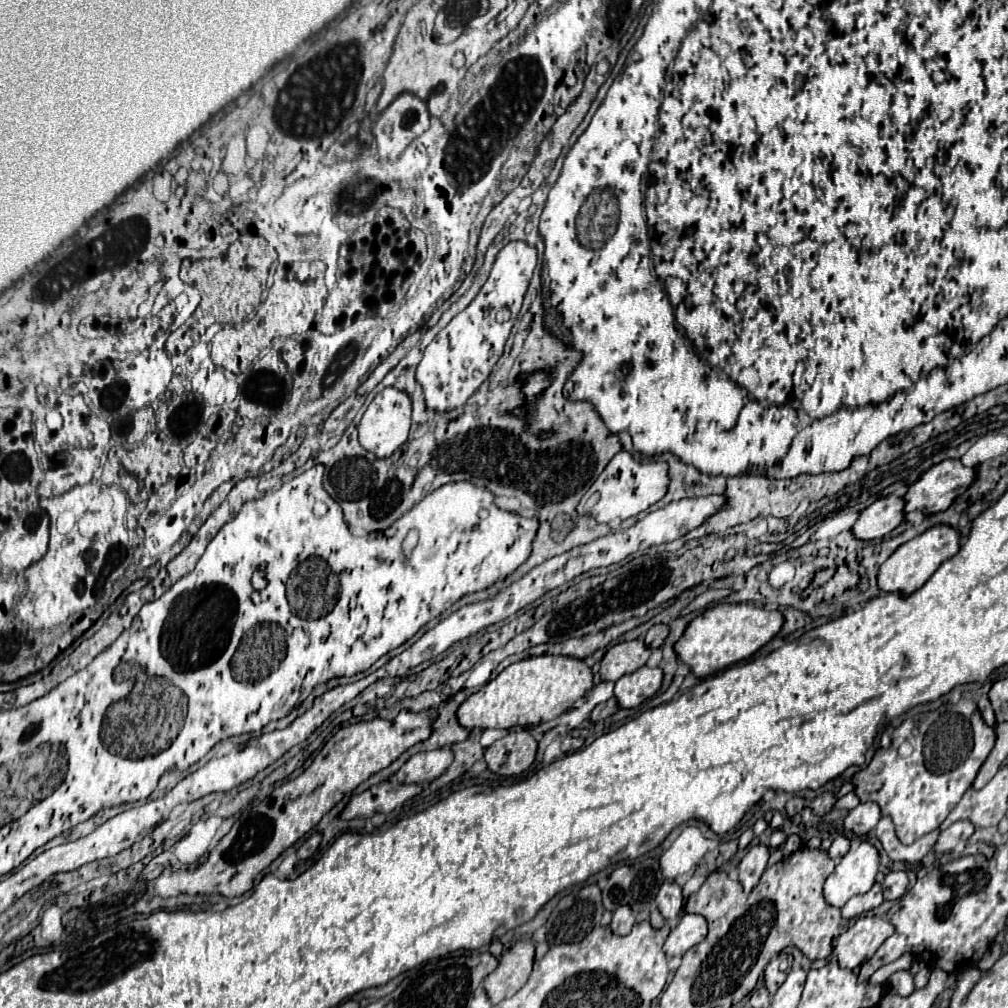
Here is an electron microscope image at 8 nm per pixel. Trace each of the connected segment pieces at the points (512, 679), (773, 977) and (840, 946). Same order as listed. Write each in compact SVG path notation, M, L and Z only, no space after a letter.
M541 655L527 657L519 663L503 669L481 691L473 693L457 711L459 723L467 729L511 729L511 727L535 727L557 719L577 699L581 699L593 687L593 671L583 659L565 655Z
M785 955L775 957L775 959L765 967L765 985L767 985L767 989L769 989L771 995L779 989L779 985L781 985L781 983L785 981L785 977L787 977L787 971L781 971L781 969L779 969L783 957L785 957Z
M879 915L859 917L843 935L833 941L833 955L837 955L839 967L855 969L869 961L881 943L891 937L895 927Z

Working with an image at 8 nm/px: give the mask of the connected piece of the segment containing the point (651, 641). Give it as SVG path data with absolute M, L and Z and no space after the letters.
M659 623L659 625L653 625L649 631L647 631L647 637L645 637L645 645L651 647L651 649L657 649L663 645L663 641L667 639L669 635L669 627Z

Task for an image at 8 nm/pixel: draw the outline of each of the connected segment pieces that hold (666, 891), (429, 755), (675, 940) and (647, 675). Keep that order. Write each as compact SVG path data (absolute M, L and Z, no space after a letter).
M665 881L655 897L655 903L657 903L657 909L661 911L661 915L665 917L665 921L677 919L677 915L681 915L681 911L683 911L681 887L673 881Z
M449 747L435 749L435 751L425 751L413 755L399 771L397 779L401 783L431 783L439 775L447 771L447 767L453 763L453 751Z
M685 913L681 917L681 921L677 923L677 927L671 929L671 933L663 945L663 951L669 959L675 955L683 955L691 947L701 943L705 939L705 935L707 935L707 921L703 919L703 915Z
M641 667L635 673L623 675L615 683L615 697L619 701L619 707L629 709L629 707L641 705L643 701L647 701L657 693L657 689L661 687L661 681L663 681L663 671L659 667L655 669Z

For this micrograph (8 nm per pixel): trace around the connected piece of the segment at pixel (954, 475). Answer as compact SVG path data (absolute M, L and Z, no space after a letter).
M945 459L933 465L927 473L913 483L905 495L905 513L925 509L927 515L949 509L949 505L971 487L975 469L965 467L959 459Z

